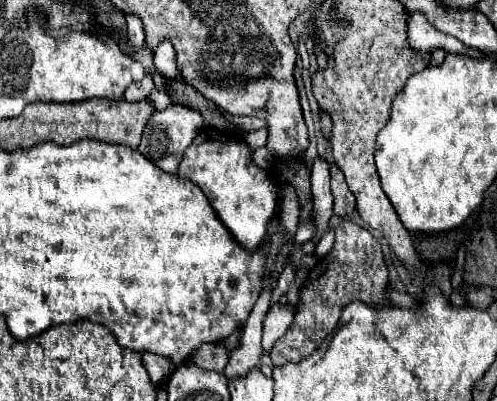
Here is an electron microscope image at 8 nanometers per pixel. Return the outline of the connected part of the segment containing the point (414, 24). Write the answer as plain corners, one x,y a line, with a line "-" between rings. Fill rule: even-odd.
412,11
410,19
408,19
408,45
410,43
412,43
412,49
416,49
416,51
444,49
448,53
466,53
466,55
478,57
478,51
466,49
458,39
444,35
442,31
432,27
430,21
420,11

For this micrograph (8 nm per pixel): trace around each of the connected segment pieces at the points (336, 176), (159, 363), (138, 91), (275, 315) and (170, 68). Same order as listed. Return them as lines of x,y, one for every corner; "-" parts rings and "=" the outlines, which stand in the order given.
332,163
330,165
330,173
332,173
332,193
334,193
334,213
336,215
350,215
356,209
356,199
350,193
342,171
=
142,353
142,361
144,361
146,371
150,373
150,379
156,385
162,385
162,381
168,379
172,375
172,371
176,369
176,367
172,367
172,363
168,363
168,359
164,359
160,355
152,355
152,353
=
146,75
142,81
132,83
128,87
126,93
124,93
124,97
128,101
144,101
152,93
152,89
154,89
154,79
152,79
152,75
=
276,303
268,311
266,321
264,321
264,335
262,335
262,355
268,355
272,351
274,343
286,333
292,319
294,319
294,313
292,313
290,303
286,303
286,305
=
168,39
154,49
156,69
158,69
164,77
168,77
168,79
180,79
180,73
176,71
174,55
176,55
176,53
174,53
174,47
172,47
172,43
168,43

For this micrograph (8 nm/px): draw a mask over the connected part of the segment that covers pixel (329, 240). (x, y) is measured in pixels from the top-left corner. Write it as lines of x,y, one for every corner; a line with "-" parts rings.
332,230
326,231
326,233
323,234
321,240
319,241
315,255
317,258
321,259
322,257
325,257
328,255
328,253
331,251
334,244
334,232

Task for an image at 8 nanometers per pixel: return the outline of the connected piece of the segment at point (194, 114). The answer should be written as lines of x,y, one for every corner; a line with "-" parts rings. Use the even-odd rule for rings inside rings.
172,103
170,107
162,109
162,111
156,111
156,113
148,119
138,149
140,149
140,153
142,153
144,157
148,157
148,159
150,159
156,167
160,167
162,171
166,171
166,173
176,173
184,149
188,147
188,143
192,143
192,139
200,133
202,127
204,127
204,123
202,123
202,115
200,115
198,111
194,111
194,109
186,107
186,105

